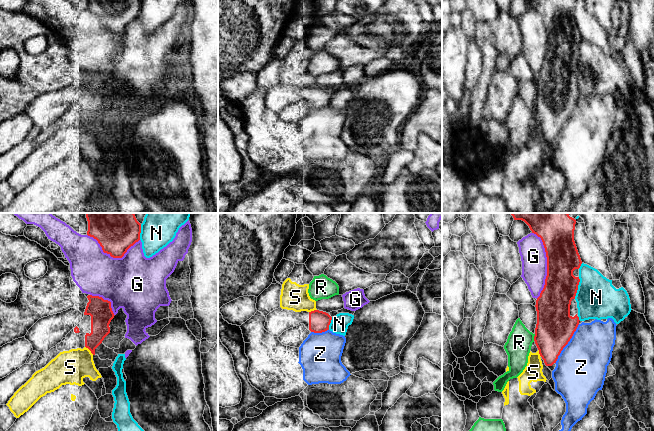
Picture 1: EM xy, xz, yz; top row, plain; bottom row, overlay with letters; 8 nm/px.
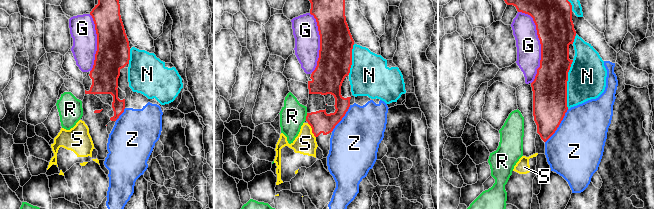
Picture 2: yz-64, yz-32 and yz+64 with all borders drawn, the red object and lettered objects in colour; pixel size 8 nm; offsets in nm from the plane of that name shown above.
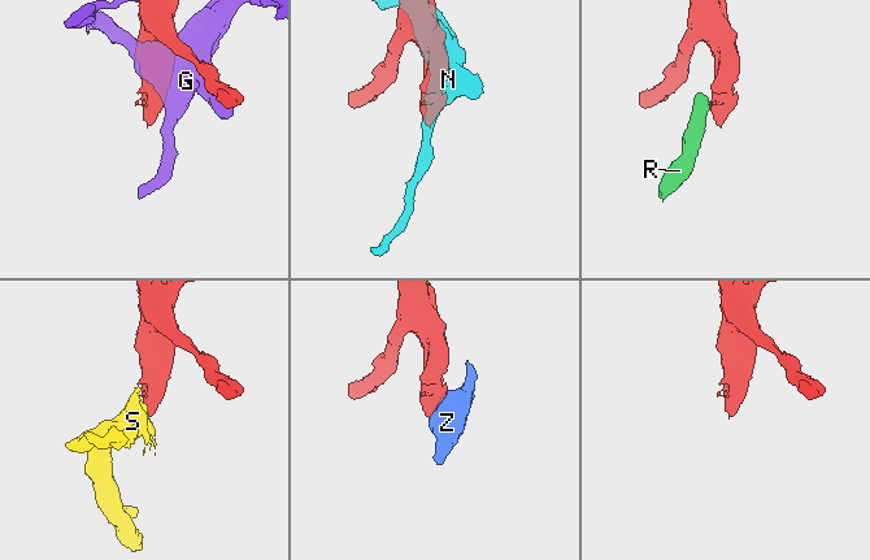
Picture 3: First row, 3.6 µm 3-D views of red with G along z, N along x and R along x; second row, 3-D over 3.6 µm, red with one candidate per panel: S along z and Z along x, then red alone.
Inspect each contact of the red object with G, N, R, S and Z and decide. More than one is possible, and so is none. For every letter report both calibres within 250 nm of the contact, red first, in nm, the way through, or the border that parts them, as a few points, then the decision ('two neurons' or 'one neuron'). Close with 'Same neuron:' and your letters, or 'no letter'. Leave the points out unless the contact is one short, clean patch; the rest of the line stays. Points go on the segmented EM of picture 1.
G: 260/200 nm | two neurons
N: 280/320 nm | two neurons
R: 300/200 nm | two neurons
S: 160/280 nm | two neurons
Z: 300/400 nm | along yz (579, 324), (555, 363) | two neurons
Same neuron: no letter

